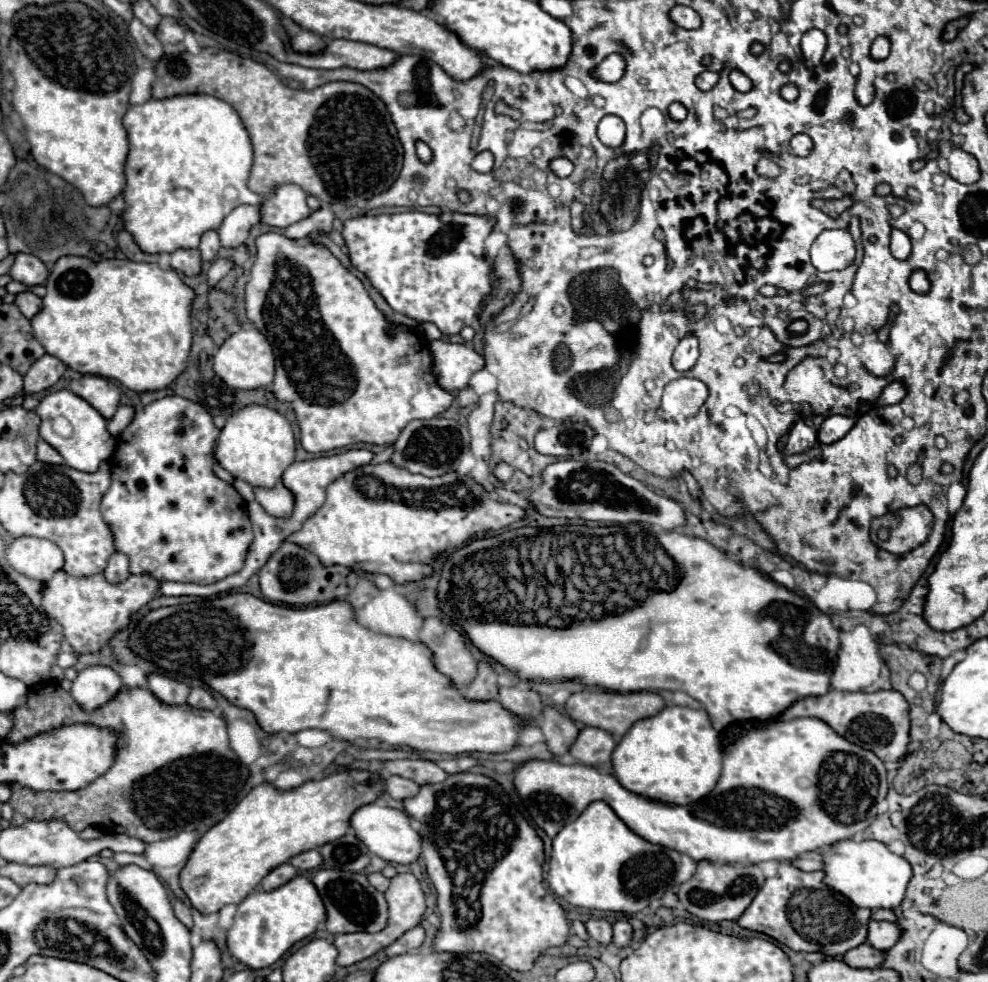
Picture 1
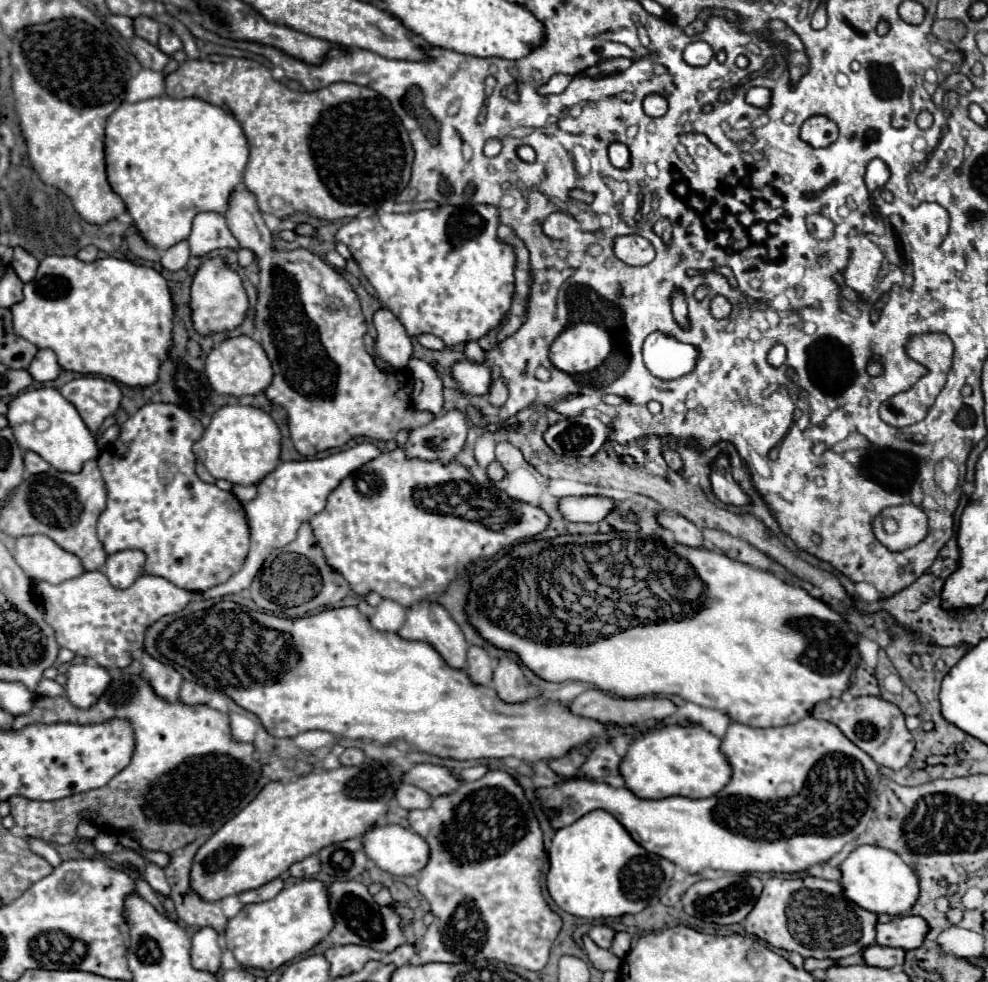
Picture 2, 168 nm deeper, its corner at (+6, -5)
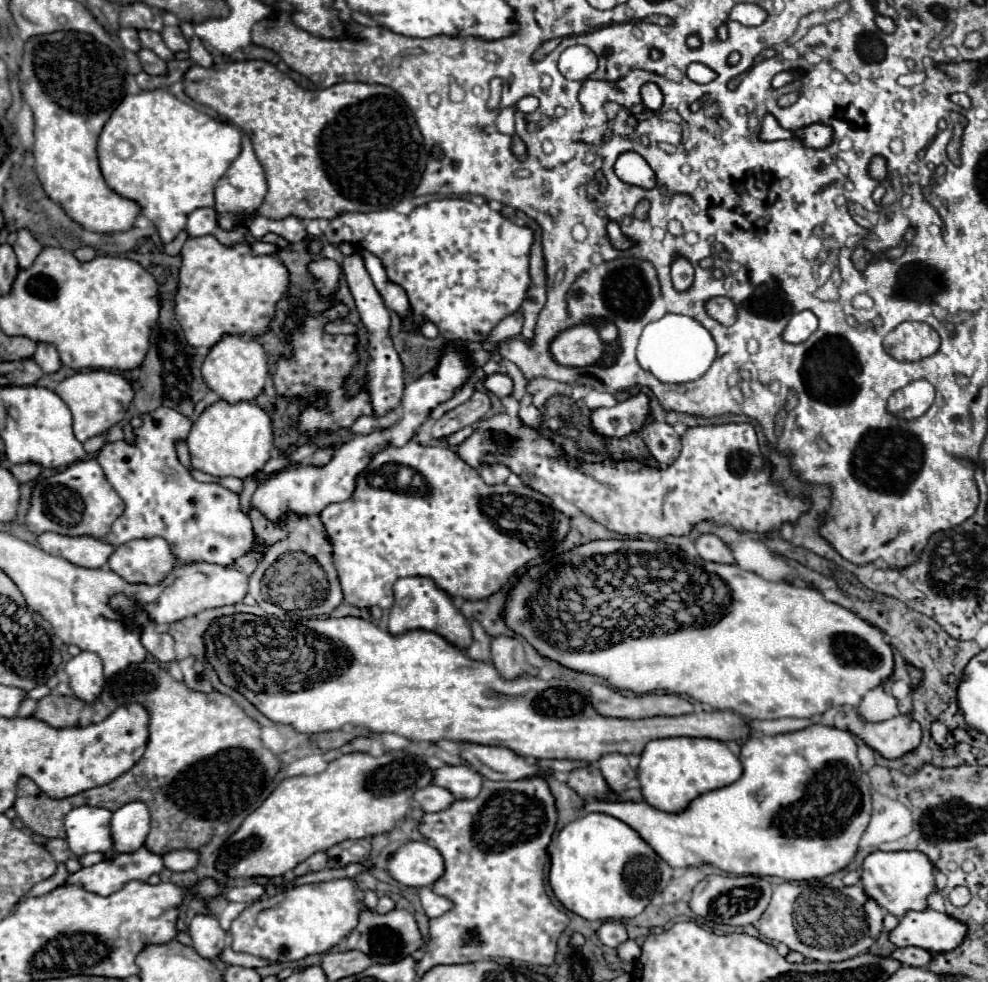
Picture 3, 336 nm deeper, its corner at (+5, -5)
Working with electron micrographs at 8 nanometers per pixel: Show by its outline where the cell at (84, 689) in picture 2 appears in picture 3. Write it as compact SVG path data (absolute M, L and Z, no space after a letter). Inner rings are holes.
M81 652L79 656L71 658L65 666L69 676L69 686L73 694L83 702L95 702L103 690L105 676L103 676L103 662L93 652Z

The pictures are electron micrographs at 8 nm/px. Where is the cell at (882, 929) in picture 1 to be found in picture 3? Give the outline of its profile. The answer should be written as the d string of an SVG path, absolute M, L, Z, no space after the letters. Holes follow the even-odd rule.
M921 910L907 912L903 918L899 918L899 924L889 932L889 940L899 948L917 946L937 954L957 948L965 934L967 926L949 918L947 914Z

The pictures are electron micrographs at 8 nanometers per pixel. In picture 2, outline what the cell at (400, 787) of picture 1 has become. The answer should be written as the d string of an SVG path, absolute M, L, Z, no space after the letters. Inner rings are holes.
M402 784L396 792L396 802L406 810L416 810L416 808L428 808L432 804L432 796L420 790L418 786Z

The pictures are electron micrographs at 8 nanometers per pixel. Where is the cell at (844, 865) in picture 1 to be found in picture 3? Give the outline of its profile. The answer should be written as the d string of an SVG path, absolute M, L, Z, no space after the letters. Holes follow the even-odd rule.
M913 850L913 852L871 852L861 870L861 884L865 890L865 896L875 900L881 908L885 908L889 914L901 918L901 914L909 910L925 910L927 908L927 894L935 890L933 880L933 866L927 860L925 854Z

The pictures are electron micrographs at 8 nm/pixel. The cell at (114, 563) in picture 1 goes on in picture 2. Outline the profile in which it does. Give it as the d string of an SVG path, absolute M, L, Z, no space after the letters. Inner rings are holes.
M122 550L106 558L102 572L108 576L112 586L128 588L132 586L132 582L136 582L136 578L144 574L144 562L146 554L142 550Z

